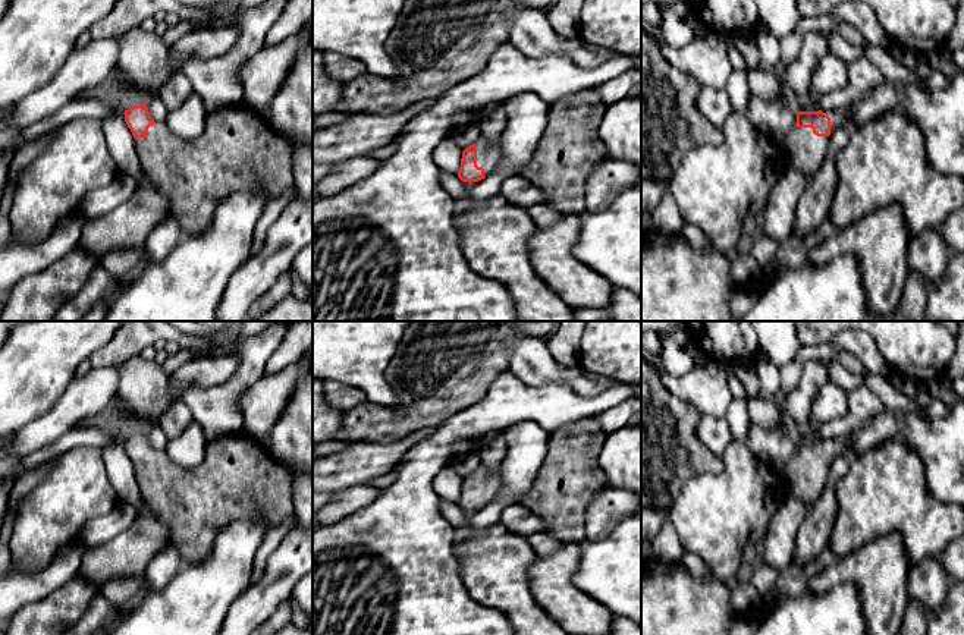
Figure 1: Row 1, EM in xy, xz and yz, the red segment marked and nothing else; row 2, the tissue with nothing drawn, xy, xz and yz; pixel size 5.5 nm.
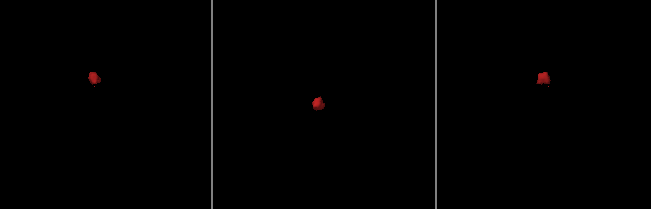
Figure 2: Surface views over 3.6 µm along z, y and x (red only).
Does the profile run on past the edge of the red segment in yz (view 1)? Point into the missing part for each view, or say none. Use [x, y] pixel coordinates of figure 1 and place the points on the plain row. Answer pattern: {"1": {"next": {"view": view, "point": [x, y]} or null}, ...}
{"1": {"next": {"view": "yz", "point": [801, 478]}}}

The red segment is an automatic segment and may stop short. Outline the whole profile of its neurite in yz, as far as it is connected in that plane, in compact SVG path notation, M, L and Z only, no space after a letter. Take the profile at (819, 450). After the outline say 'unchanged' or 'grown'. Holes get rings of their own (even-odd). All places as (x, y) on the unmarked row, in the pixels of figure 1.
M838 436L830 444L819 440L797 440L797 452L788 460L786 466L778 472L778 482L785 497L795 497L807 509L820 496L829 484L830 453L845 456L852 460L857 455L852 452L850 437Z; grown

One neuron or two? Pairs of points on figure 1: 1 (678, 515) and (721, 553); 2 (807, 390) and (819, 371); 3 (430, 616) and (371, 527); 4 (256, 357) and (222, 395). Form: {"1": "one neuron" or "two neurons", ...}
{"1": "one neuron", "2": "one neuron", "3": "one neuron", "4": "one neuron"}

